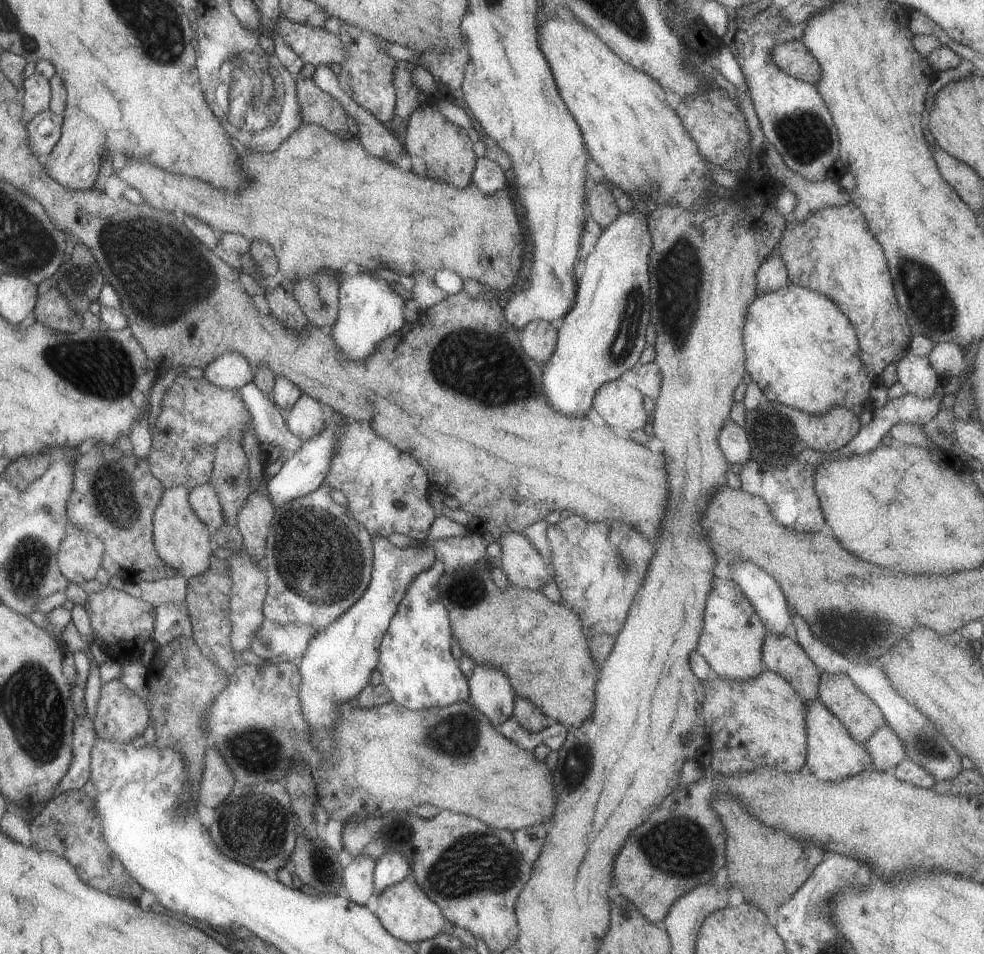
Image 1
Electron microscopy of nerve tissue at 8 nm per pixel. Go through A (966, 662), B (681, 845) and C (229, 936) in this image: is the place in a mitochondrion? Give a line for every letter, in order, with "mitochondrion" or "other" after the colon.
A: other
B: mitochondrion
C: other

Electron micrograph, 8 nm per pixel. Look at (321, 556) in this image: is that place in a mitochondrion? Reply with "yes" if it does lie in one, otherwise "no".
yes

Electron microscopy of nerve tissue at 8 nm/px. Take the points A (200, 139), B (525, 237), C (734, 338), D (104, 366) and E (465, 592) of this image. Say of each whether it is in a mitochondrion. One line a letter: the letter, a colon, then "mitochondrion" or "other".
A: other
B: other
C: other
D: mitochondrion
E: mitochondrion

